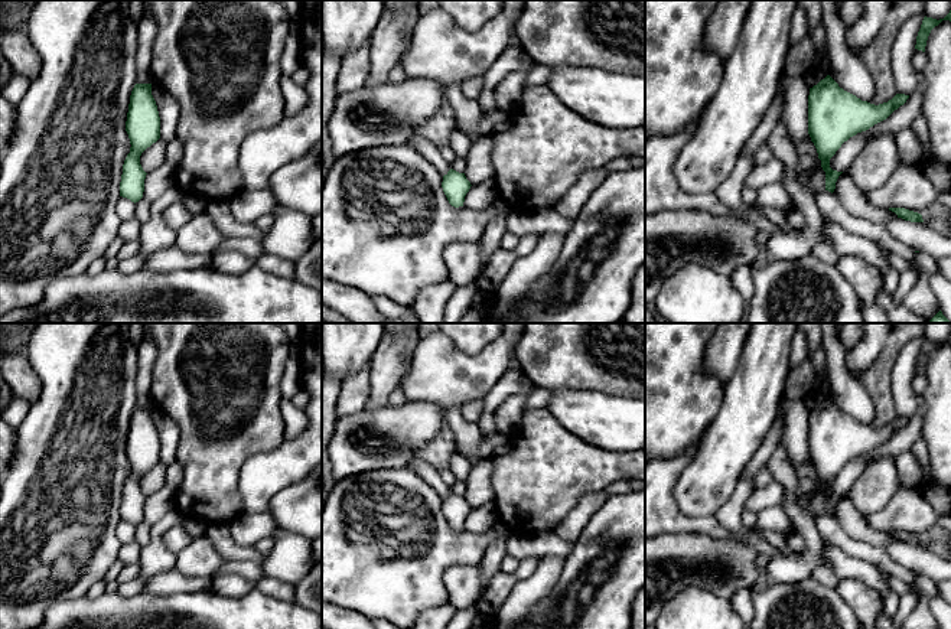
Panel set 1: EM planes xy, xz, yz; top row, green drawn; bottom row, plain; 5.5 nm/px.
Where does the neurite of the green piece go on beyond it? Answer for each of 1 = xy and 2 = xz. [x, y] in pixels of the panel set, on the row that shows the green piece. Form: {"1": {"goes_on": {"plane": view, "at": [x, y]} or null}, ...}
{"1": {"goes_on": null}, "2": {"goes_on": null}}

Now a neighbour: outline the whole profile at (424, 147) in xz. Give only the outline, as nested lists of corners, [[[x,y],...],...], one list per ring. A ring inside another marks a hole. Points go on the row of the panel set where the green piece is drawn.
[[[420,133],[414,134],[410,140],[413,147],[427,160],[430,162],[442,176],[447,175],[452,169],[450,163],[444,160],[440,153],[440,149],[431,144],[429,140],[423,138]]]

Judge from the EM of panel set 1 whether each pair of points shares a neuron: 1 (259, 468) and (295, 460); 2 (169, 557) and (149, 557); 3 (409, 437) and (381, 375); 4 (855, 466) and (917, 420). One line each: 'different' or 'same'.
1: same
2: same
3: same
4: same

